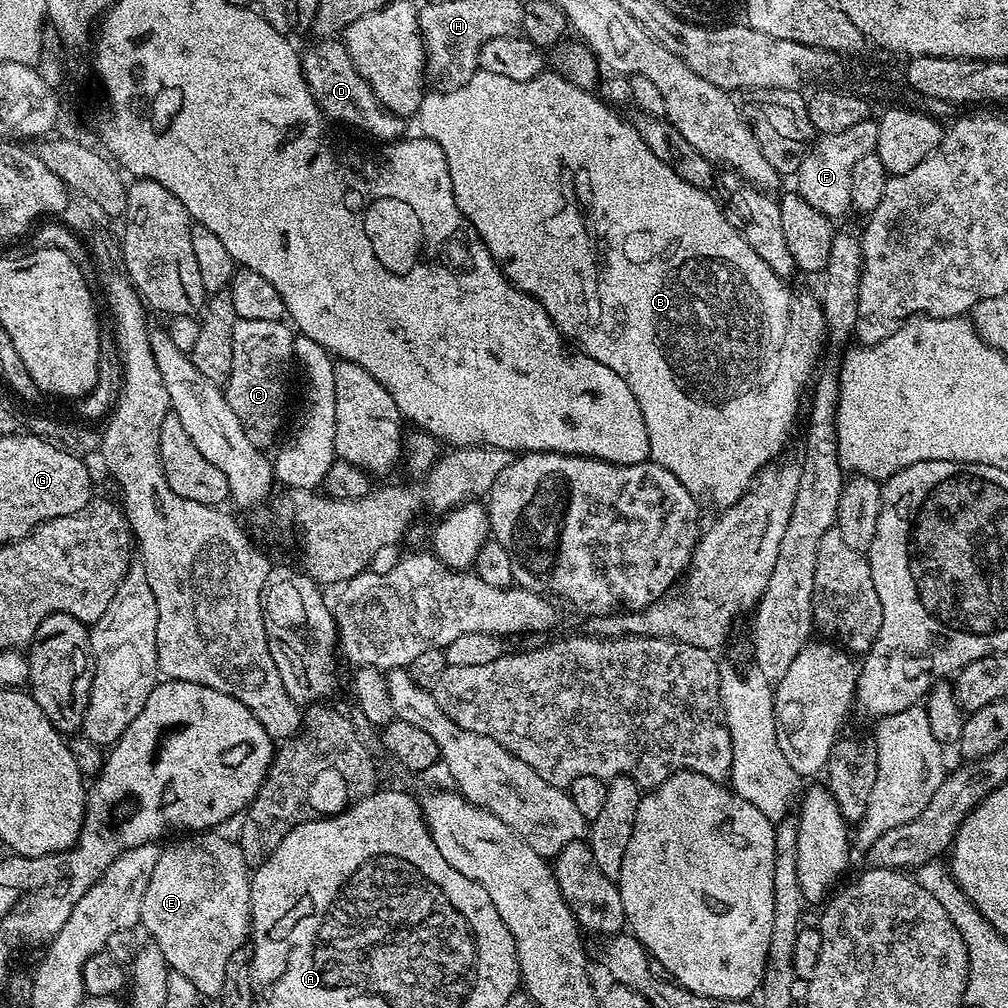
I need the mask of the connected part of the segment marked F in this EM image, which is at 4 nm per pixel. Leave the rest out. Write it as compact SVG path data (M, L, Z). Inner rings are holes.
M869 118L858 126L850 126L850 130L842 130L840 134L824 134L819 139L805 151L800 161L798 191L802 198L806 198L806 202L810 202L810 206L814 206L814 210L822 210L822 214L829 218L837 218L852 208L850 170L854 170L854 162L858 162L858 158L876 151L878 123Z

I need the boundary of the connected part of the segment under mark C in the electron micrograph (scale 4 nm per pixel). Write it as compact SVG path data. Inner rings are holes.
M237 318L234 322L234 362L223 391L231 409L238 414L246 437L261 450L271 449L281 435L284 407L288 404L288 367L294 364L293 339L293 329L279 320L254 322Z

